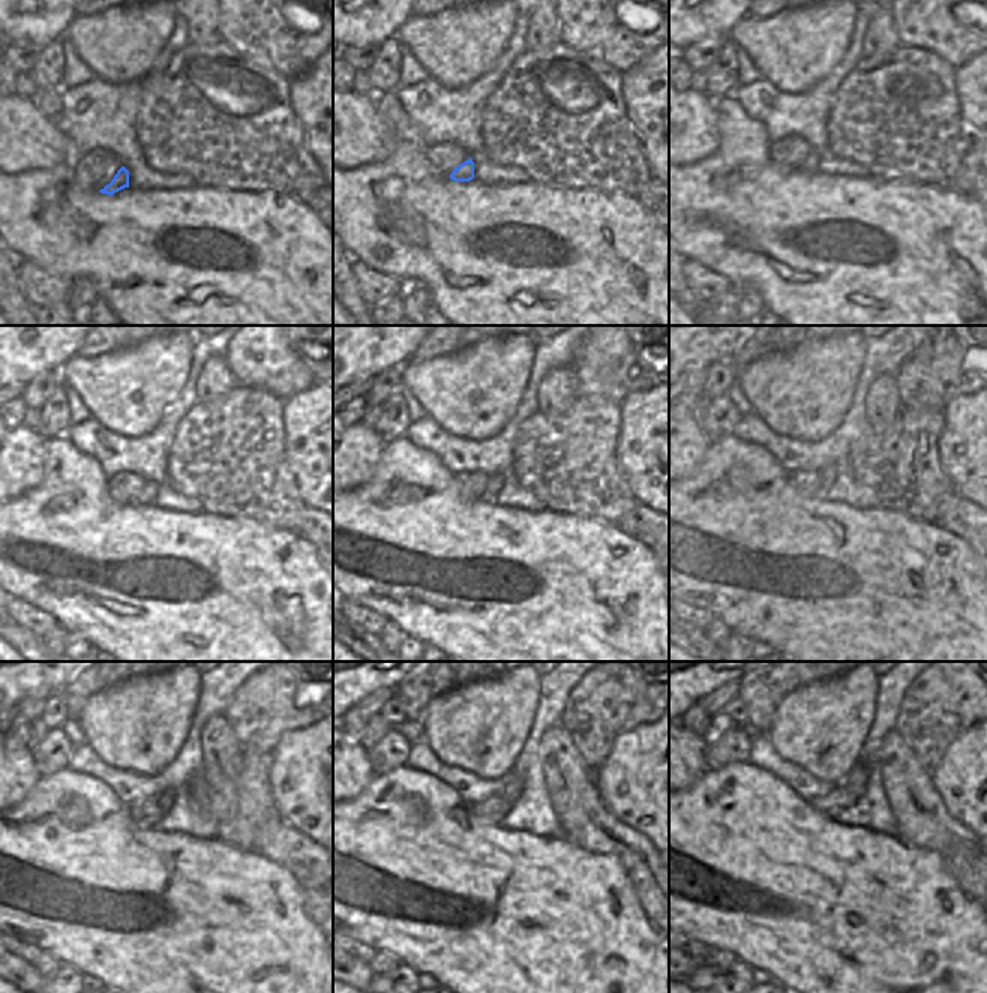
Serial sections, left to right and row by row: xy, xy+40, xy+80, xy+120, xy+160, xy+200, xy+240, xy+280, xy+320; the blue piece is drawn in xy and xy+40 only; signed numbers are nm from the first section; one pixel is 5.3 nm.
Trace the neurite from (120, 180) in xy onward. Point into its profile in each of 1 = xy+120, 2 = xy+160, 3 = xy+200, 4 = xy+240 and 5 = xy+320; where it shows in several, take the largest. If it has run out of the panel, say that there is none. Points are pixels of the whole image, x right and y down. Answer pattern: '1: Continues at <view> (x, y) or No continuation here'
1: Continues at xy+120 (147, 495)
2: Continues at xy+160 (495, 482)
3: Continues at xy+200 (828, 474)
4: Continues at xy+240 (164, 800)
5: Continues at xy+320 (855, 780).

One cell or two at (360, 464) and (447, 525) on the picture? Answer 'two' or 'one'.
two

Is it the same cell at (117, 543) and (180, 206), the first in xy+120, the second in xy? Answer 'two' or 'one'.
one

